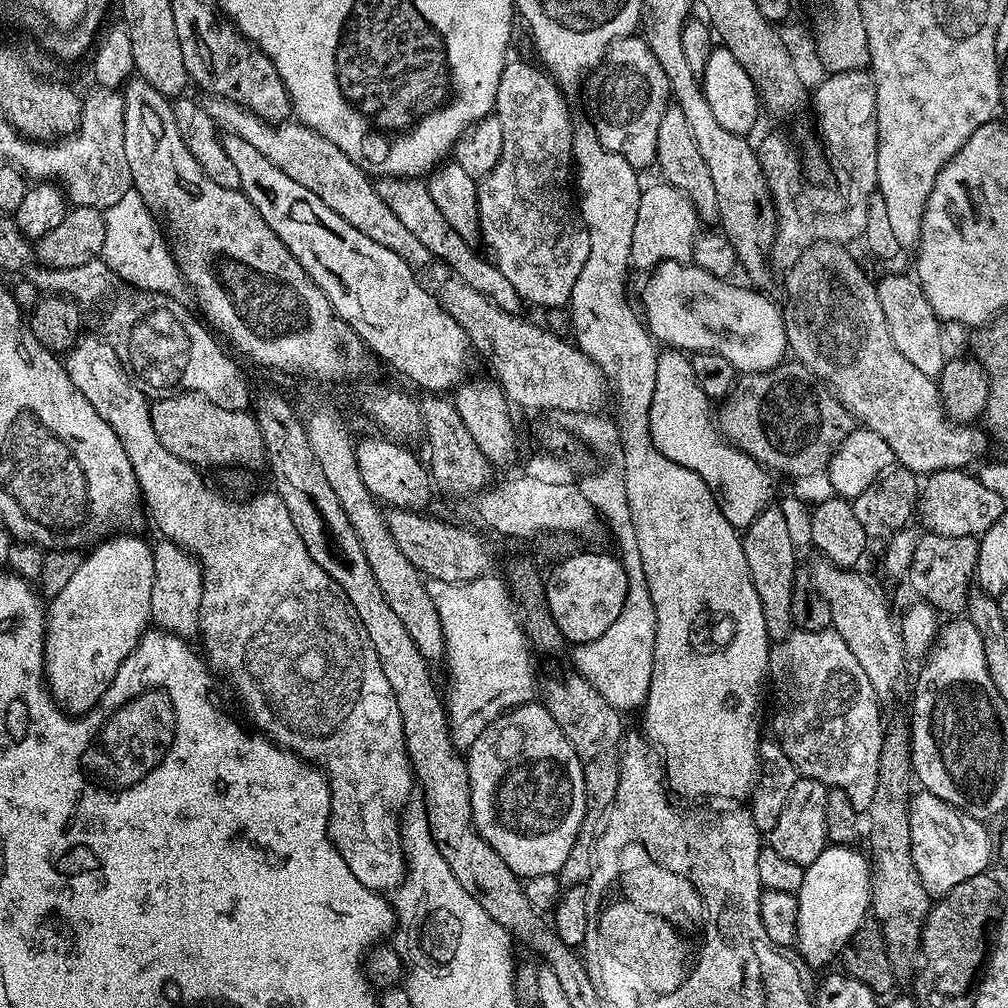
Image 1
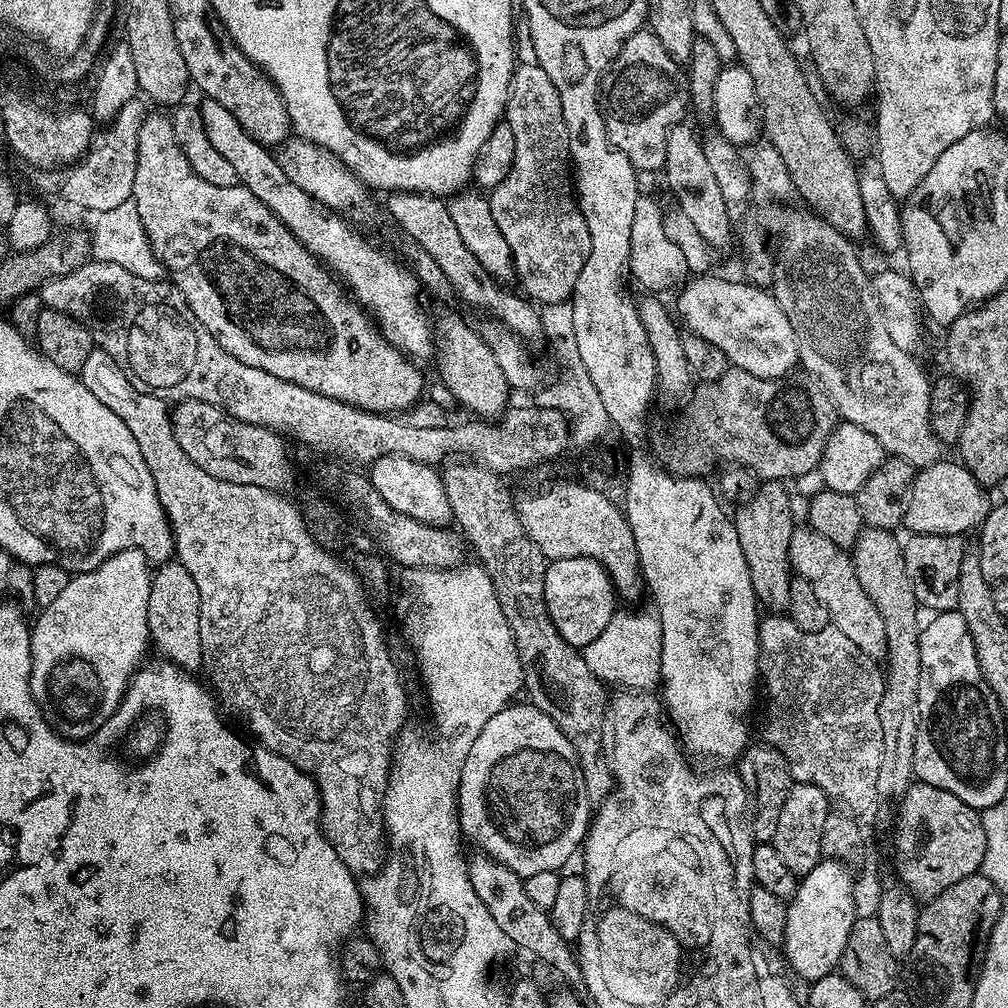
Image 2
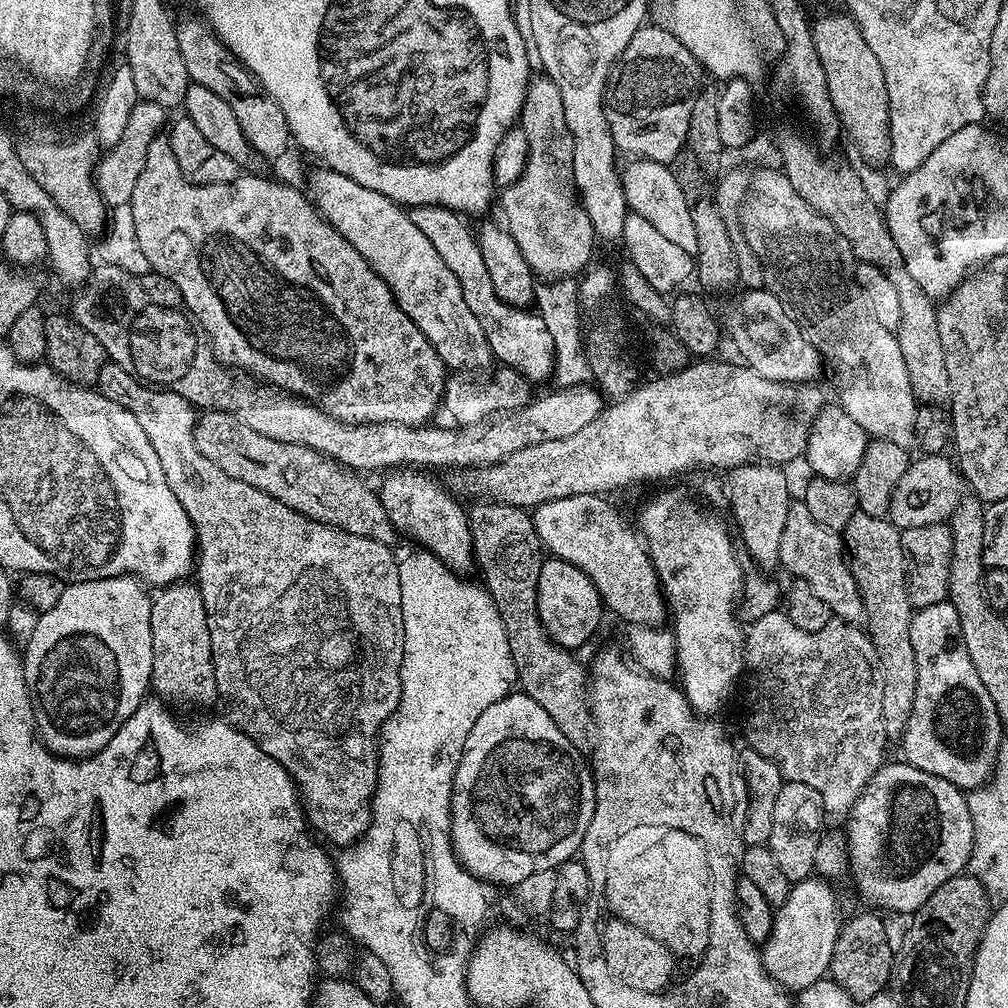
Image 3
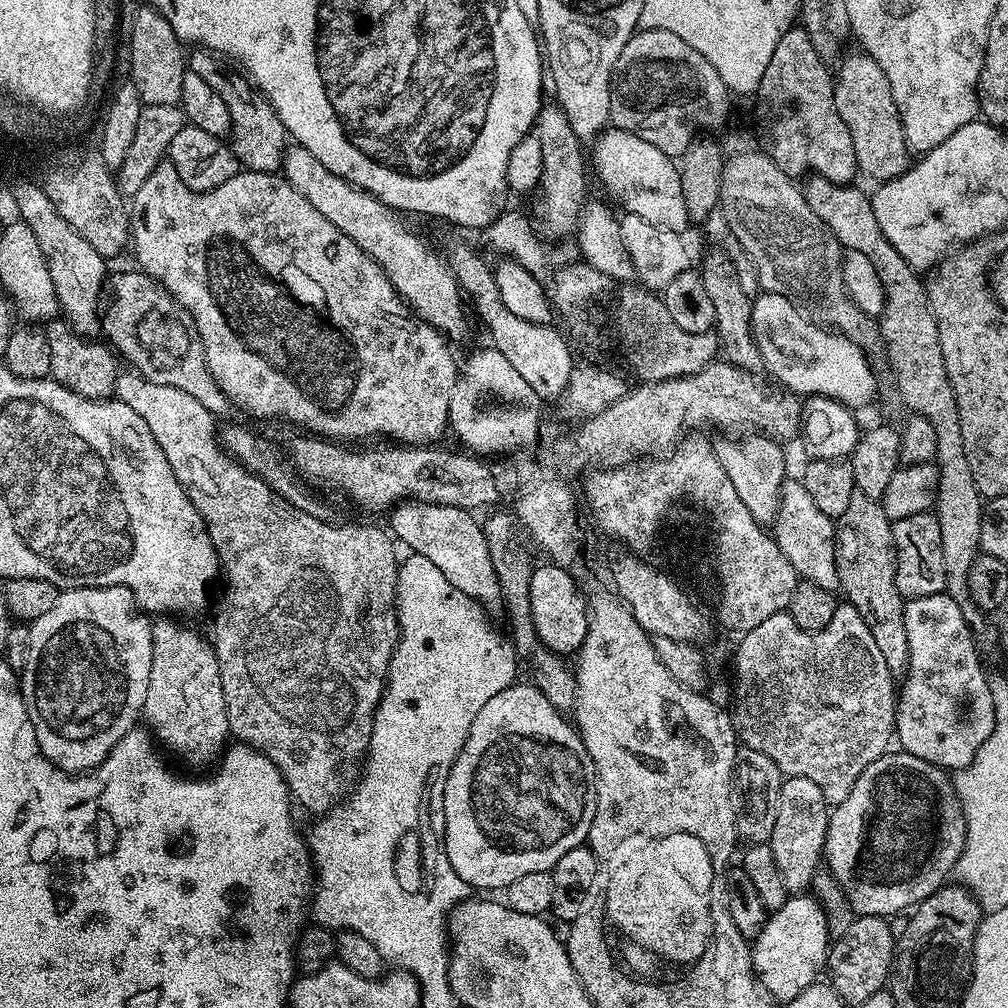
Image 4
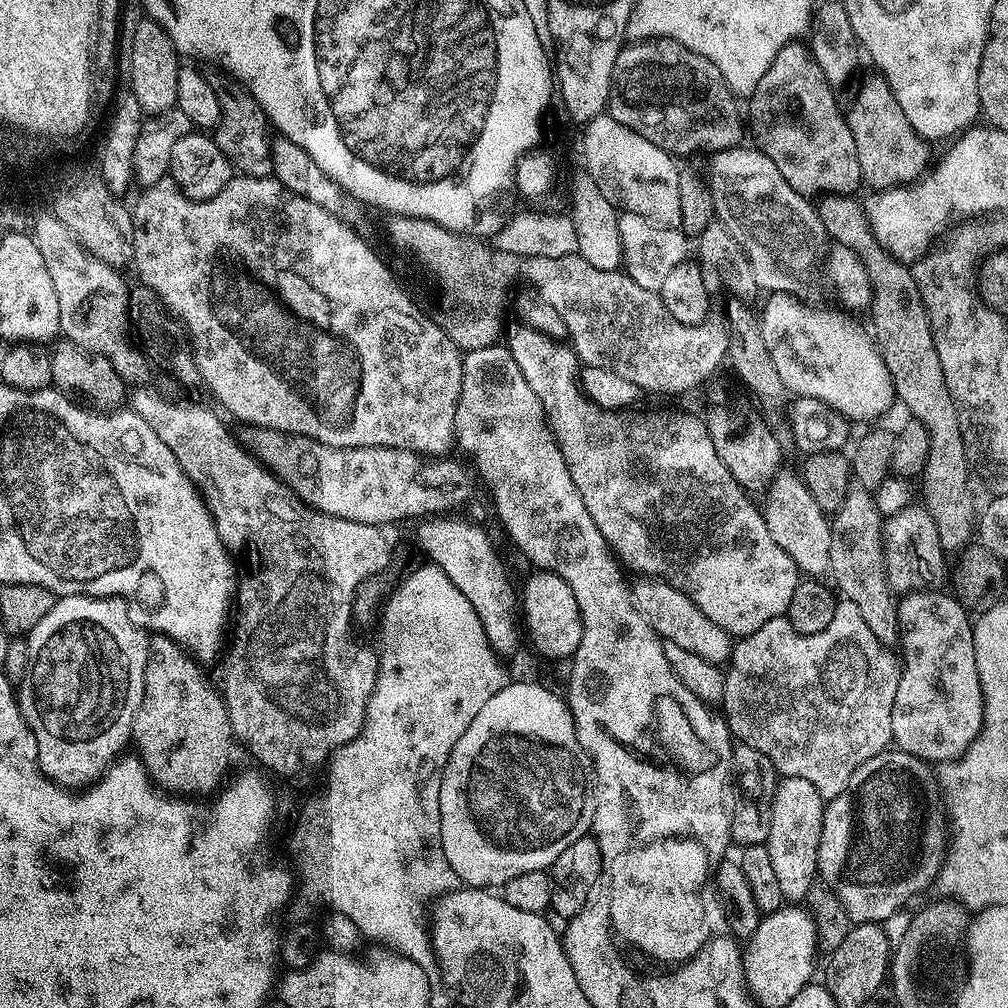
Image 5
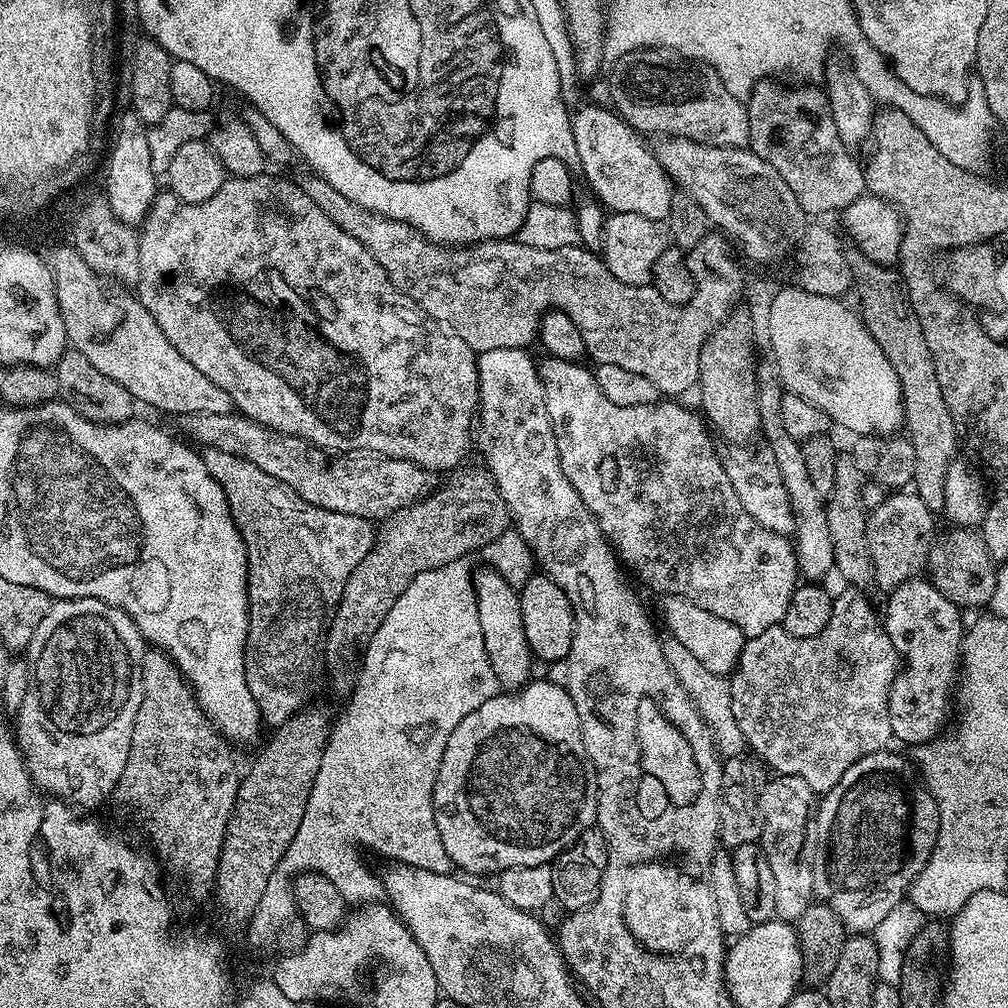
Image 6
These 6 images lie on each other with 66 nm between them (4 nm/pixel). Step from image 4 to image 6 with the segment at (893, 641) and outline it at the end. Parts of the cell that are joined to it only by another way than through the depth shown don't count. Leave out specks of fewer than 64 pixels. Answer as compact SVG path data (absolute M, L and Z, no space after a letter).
M837 455L833 490L826 496L826 526L830 526L830 542L834 546L835 571L840 571L848 579L849 585L860 590L867 589L867 584L873 583L868 543L864 540L868 525L868 512L862 502L865 483L865 473L860 472L858 466L854 466L852 455Z

